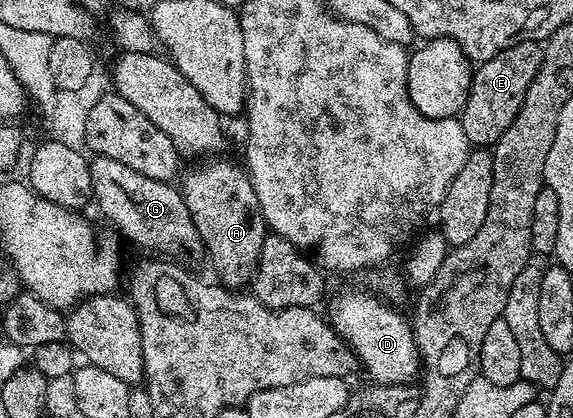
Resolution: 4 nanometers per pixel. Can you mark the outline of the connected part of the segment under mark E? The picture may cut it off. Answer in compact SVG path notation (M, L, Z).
M541 43L510 44L510 48L502 48L498 56L490 56L490 60L475 67L466 104L458 115L468 143L476 148L491 148L502 132L514 124L514 116L518 116L518 108L522 108L522 100L526 100L526 88L530 88L530 80L534 80L534 76L538 76L538 68L542 68L543 55Z

